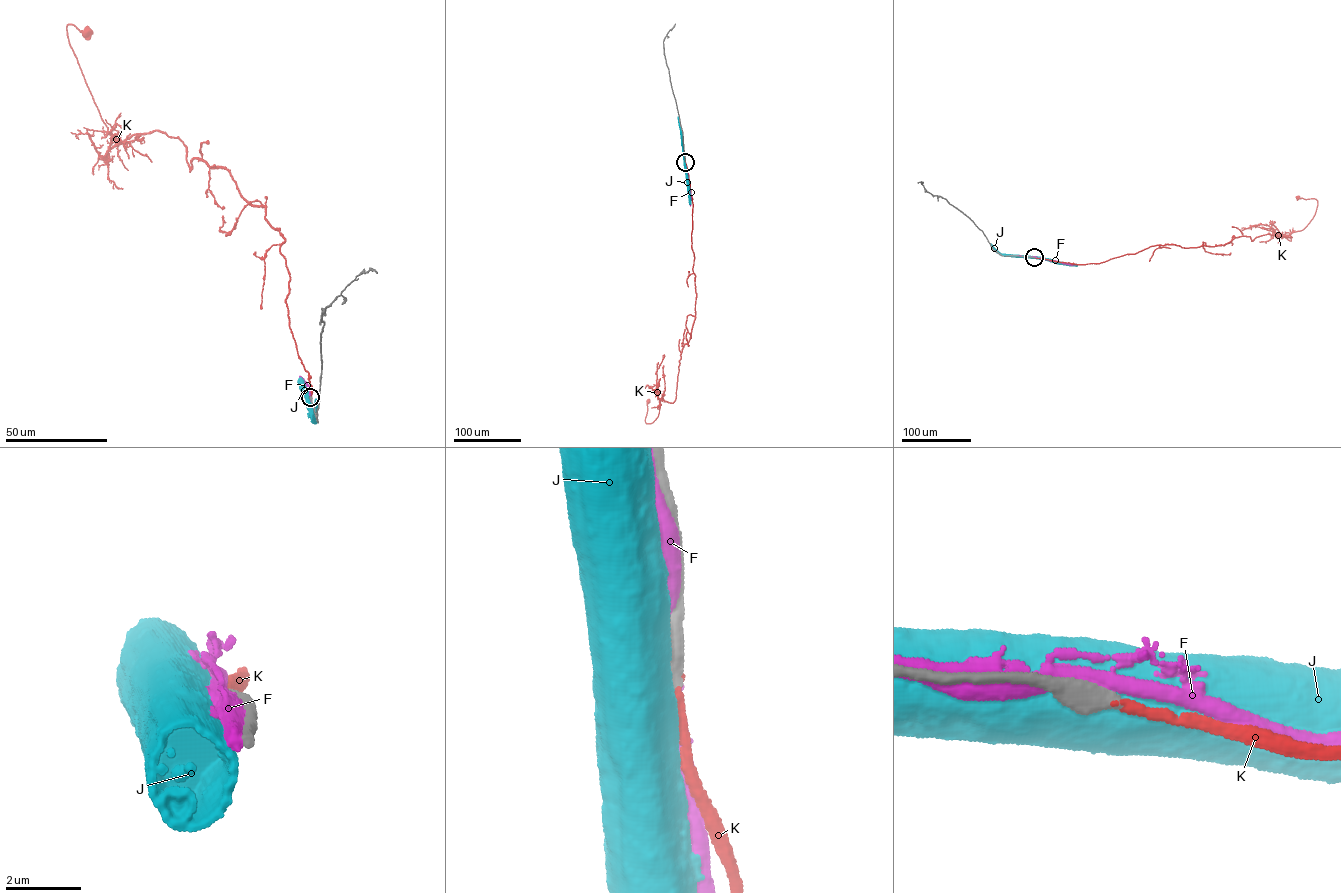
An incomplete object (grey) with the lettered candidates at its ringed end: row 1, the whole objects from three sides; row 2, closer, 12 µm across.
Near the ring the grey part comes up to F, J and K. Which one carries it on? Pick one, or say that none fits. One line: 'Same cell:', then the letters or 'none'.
Same cell: K

